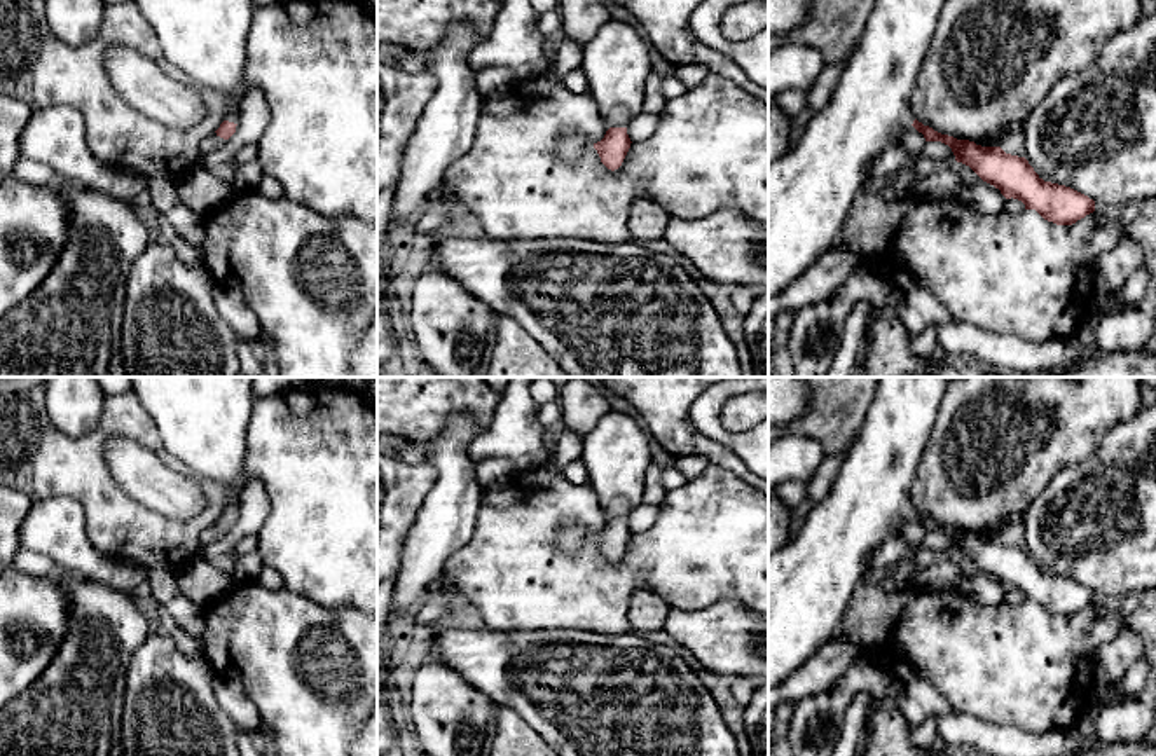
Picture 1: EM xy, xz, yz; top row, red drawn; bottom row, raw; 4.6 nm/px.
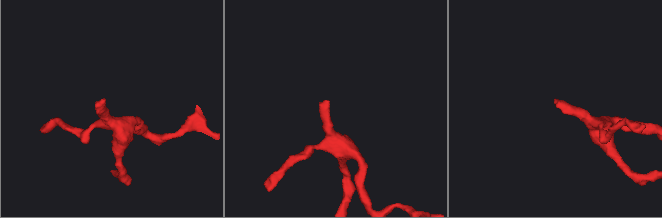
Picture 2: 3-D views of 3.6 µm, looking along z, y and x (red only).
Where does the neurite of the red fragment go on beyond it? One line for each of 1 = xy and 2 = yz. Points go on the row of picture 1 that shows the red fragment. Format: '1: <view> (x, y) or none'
1: xy (212, 142)
2: yz (812, 187)

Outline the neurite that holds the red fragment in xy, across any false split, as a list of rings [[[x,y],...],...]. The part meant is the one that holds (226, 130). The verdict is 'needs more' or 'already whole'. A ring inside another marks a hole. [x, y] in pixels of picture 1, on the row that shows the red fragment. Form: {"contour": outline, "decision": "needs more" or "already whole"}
{"contour": [[[231,110],[220,127],[199,143],[199,154],[210,154],[222,148],[225,141],[236,133],[237,119],[239,112]]], "decision": "needs more"}

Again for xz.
{"contour": [[[611,17],[583,45],[580,68],[608,129],[594,148],[611,171],[622,166],[630,148],[627,126],[643,112],[646,77],[653,70],[650,52],[634,26]]], "decision": "needs more"}

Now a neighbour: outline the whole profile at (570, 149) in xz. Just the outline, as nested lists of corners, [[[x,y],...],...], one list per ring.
[[[571,131],[557,141],[555,154],[564,162],[576,162],[581,159],[583,152],[594,147],[581,133]]]

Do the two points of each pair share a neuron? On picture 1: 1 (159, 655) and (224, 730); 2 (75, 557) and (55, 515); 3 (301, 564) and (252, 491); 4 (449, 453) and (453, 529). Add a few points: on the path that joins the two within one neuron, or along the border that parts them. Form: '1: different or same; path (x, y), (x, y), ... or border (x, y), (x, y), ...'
1: same; path (168, 674), (205, 711)
2: same; path (70, 547), (56, 526)
3: different; border (252, 479), (268, 498), (259, 535)
4: same; path (453, 472), (453, 510)

